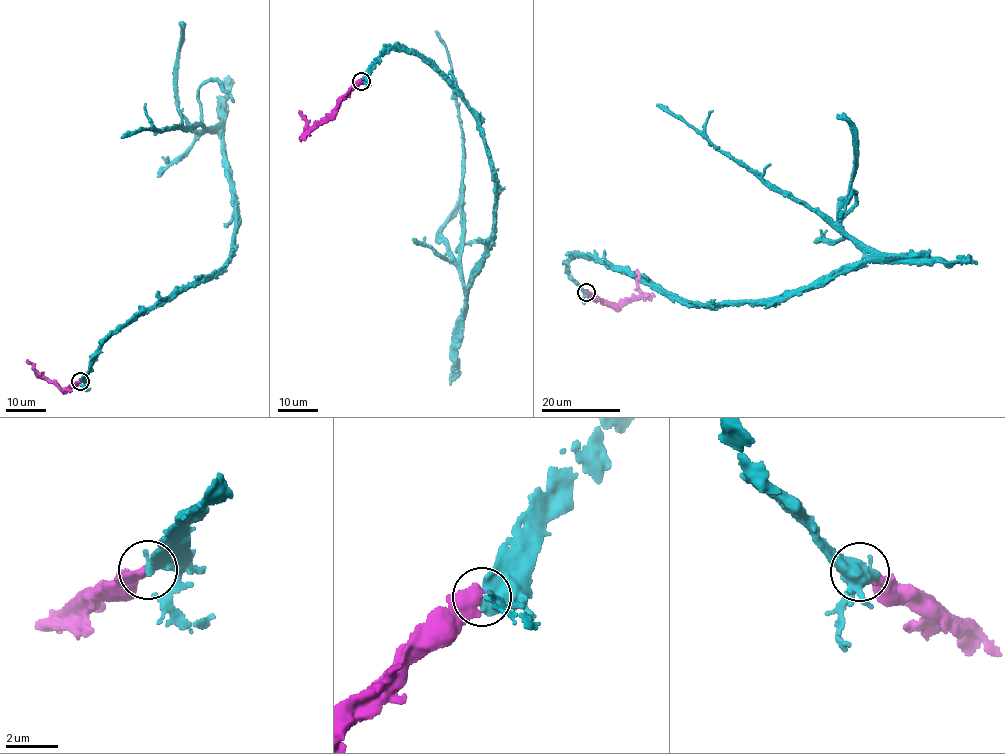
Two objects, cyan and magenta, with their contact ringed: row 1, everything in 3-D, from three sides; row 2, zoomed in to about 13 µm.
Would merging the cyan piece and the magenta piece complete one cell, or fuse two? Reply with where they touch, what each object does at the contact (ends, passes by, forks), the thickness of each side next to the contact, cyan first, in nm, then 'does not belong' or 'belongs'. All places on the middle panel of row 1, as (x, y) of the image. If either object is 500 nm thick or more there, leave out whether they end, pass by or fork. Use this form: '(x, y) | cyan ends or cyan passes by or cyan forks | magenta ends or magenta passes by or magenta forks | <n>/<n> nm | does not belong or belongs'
(361, 81) | 650/480 nm | belongs

